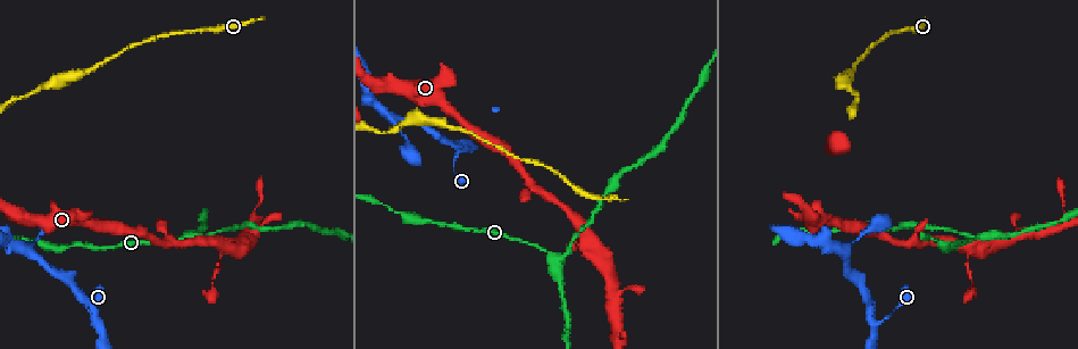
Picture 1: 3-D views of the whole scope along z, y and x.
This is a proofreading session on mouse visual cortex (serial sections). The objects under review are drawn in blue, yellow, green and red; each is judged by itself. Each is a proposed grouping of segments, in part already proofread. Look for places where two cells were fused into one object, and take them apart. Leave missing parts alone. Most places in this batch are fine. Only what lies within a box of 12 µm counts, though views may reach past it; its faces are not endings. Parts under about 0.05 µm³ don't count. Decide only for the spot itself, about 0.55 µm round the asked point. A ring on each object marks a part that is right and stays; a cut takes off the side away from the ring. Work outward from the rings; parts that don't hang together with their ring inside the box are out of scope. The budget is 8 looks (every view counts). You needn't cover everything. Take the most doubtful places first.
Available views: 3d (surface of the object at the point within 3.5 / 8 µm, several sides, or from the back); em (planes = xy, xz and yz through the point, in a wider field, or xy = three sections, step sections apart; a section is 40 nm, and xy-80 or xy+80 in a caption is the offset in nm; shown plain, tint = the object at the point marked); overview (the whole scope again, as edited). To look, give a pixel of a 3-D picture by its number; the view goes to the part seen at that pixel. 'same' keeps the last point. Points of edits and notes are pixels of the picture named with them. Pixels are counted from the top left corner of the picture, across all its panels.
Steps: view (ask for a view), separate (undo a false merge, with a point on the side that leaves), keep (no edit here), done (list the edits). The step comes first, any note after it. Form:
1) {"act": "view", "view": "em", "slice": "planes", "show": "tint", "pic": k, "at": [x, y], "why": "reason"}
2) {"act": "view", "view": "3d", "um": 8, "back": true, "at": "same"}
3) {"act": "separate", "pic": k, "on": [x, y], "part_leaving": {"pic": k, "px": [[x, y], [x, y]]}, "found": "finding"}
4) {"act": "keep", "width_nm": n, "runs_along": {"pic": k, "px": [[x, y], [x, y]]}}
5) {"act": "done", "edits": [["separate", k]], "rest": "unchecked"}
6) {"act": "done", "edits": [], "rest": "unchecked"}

{"act": "view", "view": "3d", "um": 3.5, "pic": 1, "at": [96, 321], "why": "sharp bend"}

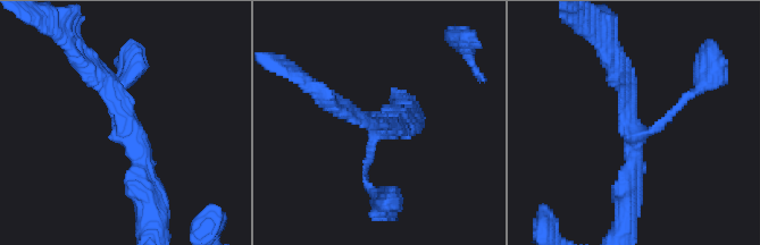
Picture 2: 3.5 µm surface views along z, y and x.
{"act": "view", "view": "em", "slice": "xy", "step": 5, "show": "tint", "pic": 2, "at": [638, 133], "arms": 3, "arm_widths_nm": [100, 200, 250]}

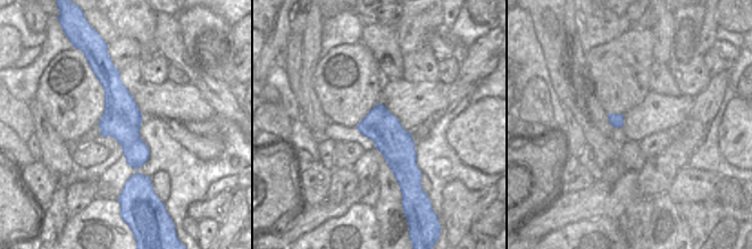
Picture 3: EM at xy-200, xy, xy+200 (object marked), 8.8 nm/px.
{"act": "keep", "runs_along": {"pic": 3, "px": [[111, 72], [136, 152], [135, 180]]}, "found": "continuous, no second cell"}

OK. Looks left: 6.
{"act": "view", "view": "3d", "um": 8, "pic": 1, "at": [983, 235], "why": "abrupt turn"}

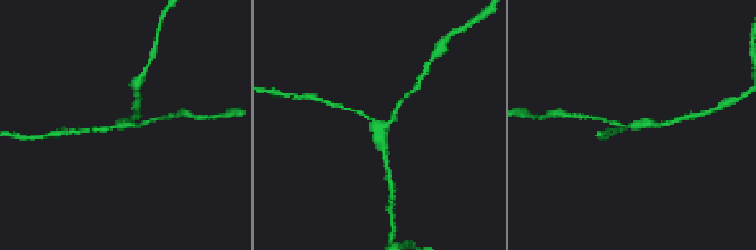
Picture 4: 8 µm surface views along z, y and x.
{"act": "view", "view": "em", "slice": "xy", "step": 2, "show": "tint", "pic": 4, "at": [121, 127], "why": "shape alone is not enough"}

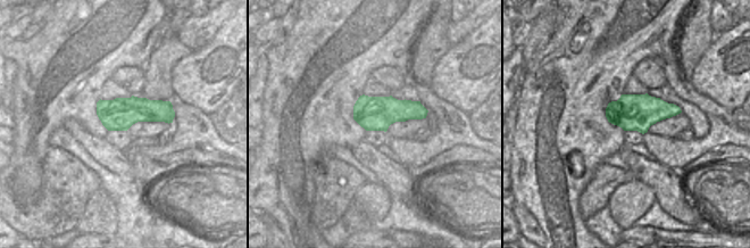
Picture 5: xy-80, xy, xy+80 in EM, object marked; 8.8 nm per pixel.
{"act": "keep", "runs_along": {"pic": 4, "px": [[94, 131], [143, 123]]}, "found": "all the same cell"}

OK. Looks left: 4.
{"act": "view", "view": "3d", "um": 3.5, "pic": 1, "at": [29, 253], "why": "three-way junction"}

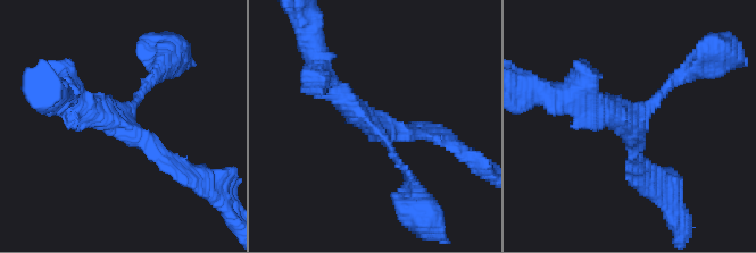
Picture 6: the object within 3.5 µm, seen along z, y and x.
{"act": "view", "view": "em", "slice": "xy", "step": 1, "show": "tint", "pic": 6, "at": [379, 126], "why": "shape alone is not enough"}

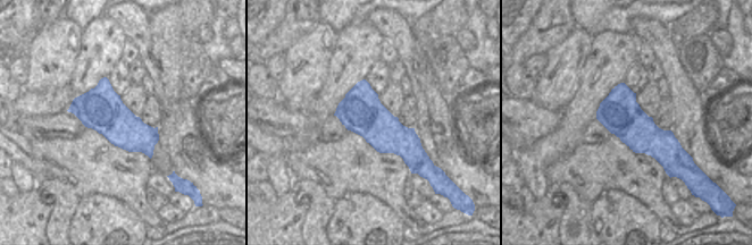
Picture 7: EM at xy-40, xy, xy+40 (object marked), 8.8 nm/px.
{"act": "keep", "arm_widths_nm": [150, 200, 350], "runs_along": {"pic": 6, "px": [[188, 175], [125, 126], [68, 94]]}, "found": "continuous, no second cell"}

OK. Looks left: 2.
{"act": "view", "view": "3d", "um": 8, "pic": 1, "at": [613, 297]}

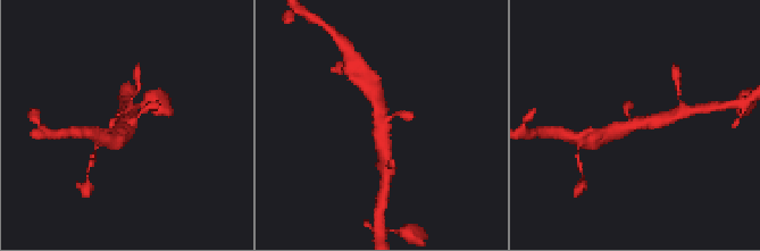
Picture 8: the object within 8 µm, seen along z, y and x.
{"act": "view", "view": "3d", "um": 3.5, "back": true, "pic": 8, "at": [632, 126]}

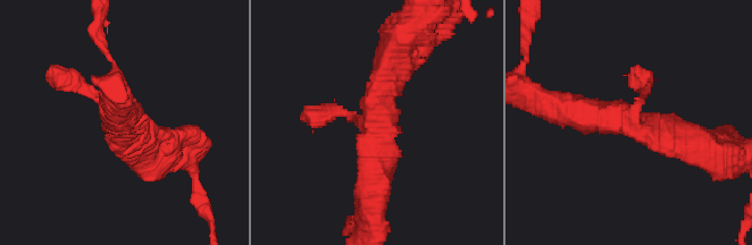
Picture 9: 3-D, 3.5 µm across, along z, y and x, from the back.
{"act": "keep", "runs_along": {"pic": 9, "px": [[695, 141], [556, 106]]}, "found": "all the same cell"}

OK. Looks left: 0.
{"act": "done", "edits": [], "rest": "unchecked"}

